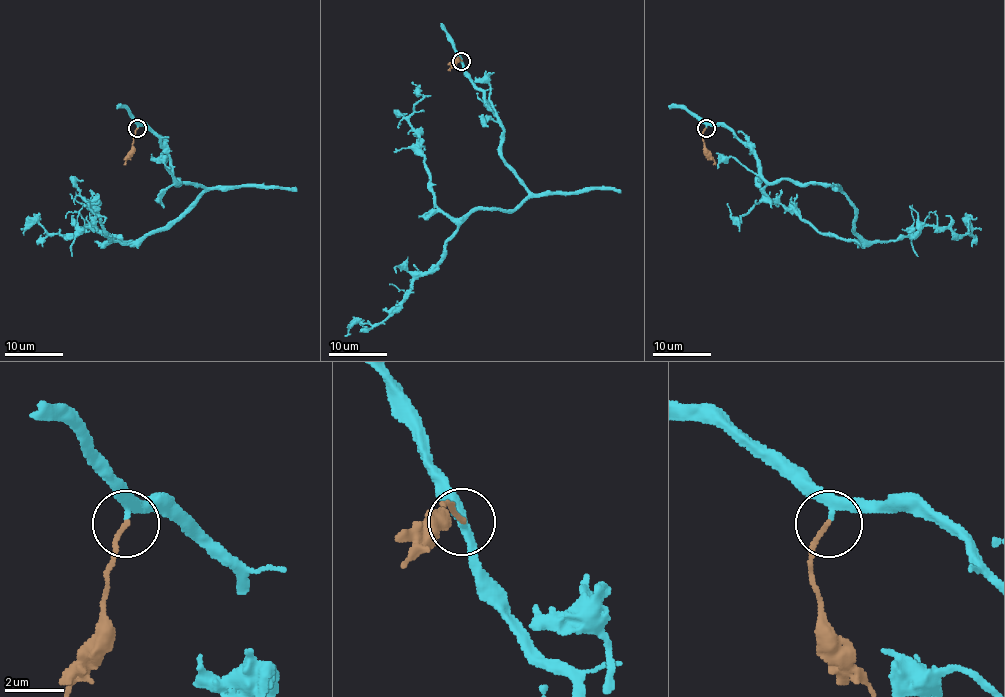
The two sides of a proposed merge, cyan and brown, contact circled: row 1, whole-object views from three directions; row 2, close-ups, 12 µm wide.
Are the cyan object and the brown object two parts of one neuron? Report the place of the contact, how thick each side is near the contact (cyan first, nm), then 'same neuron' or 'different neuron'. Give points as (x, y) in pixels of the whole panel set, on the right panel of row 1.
at (706, 128); 280 nm thick on the cyan side, 150 nm on the other; same neuron

